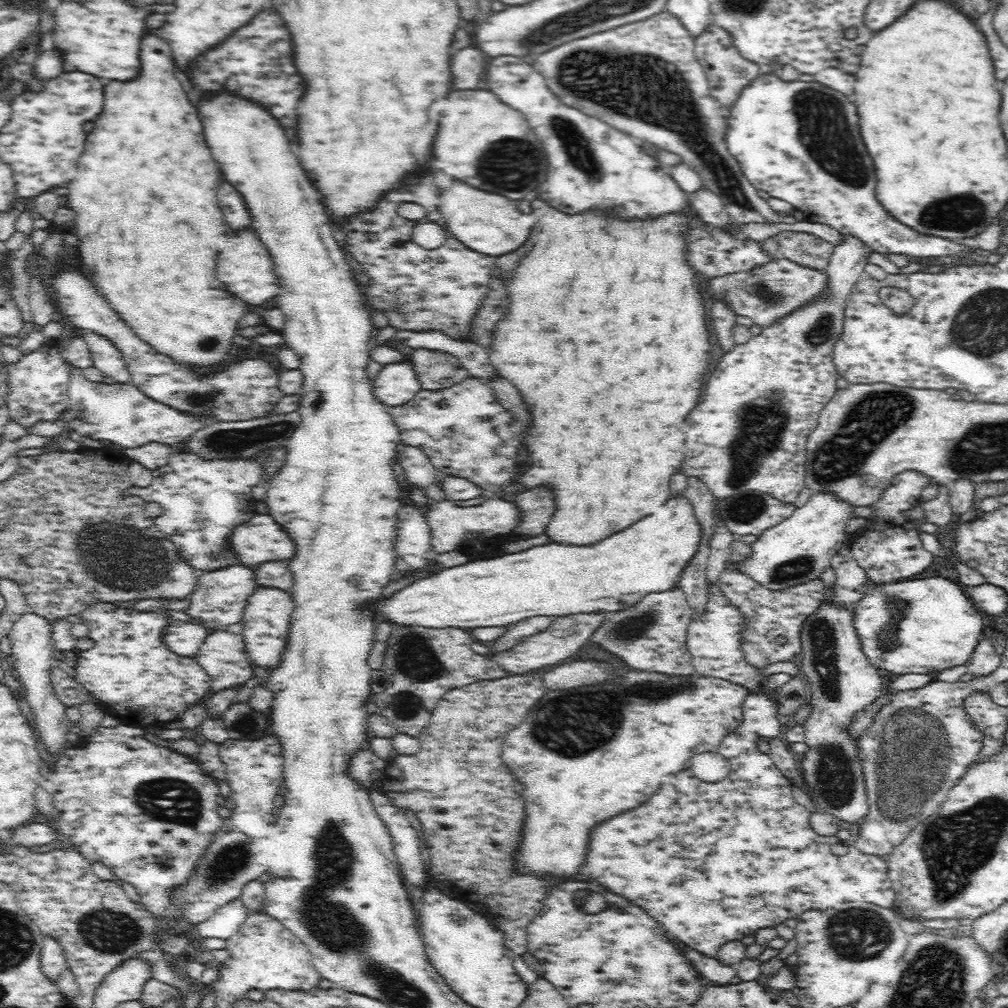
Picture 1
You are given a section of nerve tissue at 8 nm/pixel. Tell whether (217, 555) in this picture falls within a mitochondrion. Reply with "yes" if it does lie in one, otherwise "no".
yes

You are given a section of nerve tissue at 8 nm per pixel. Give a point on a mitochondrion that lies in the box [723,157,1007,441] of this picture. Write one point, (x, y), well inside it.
(960, 212)

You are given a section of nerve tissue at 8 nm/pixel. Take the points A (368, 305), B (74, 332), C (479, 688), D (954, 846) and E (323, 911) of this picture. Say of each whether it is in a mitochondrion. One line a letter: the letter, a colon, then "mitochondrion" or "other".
A: other
B: other
C: other
D: mitochondrion
E: mitochondrion

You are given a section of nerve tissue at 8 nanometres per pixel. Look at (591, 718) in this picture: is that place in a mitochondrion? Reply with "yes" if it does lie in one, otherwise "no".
yes

